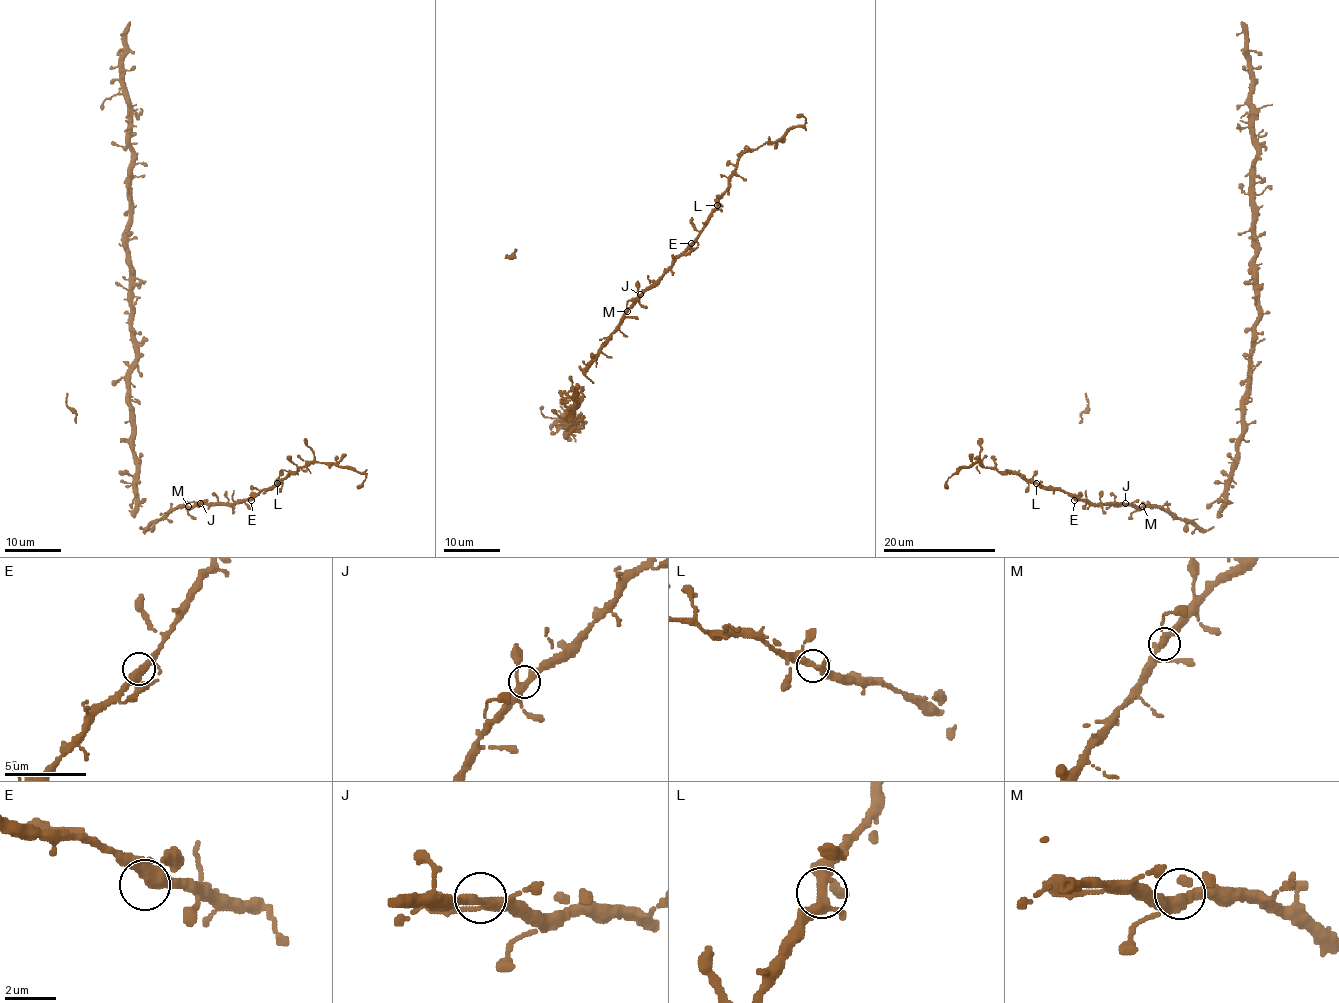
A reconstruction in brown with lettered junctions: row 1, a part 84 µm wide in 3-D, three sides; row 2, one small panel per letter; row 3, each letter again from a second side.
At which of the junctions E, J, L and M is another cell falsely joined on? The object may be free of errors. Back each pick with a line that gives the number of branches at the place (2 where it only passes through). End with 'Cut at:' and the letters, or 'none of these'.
Cut at: none of these

